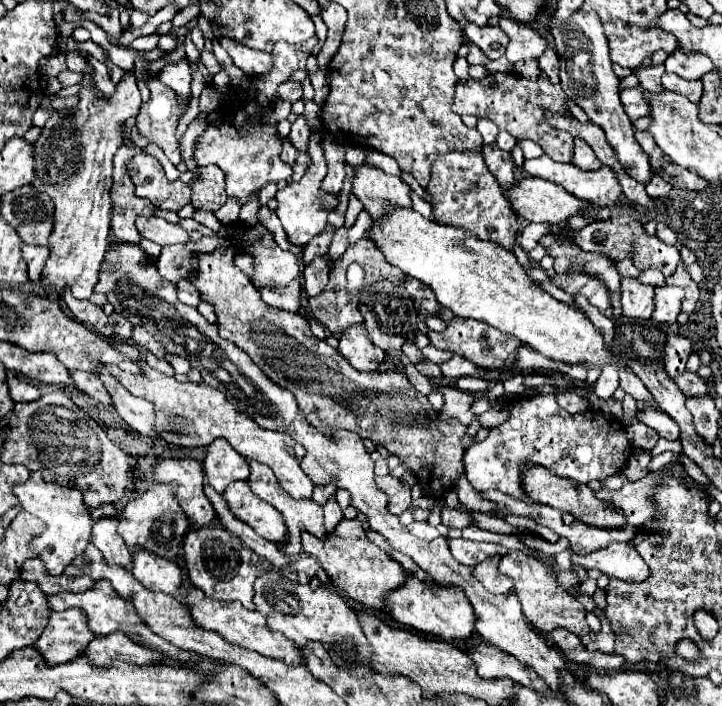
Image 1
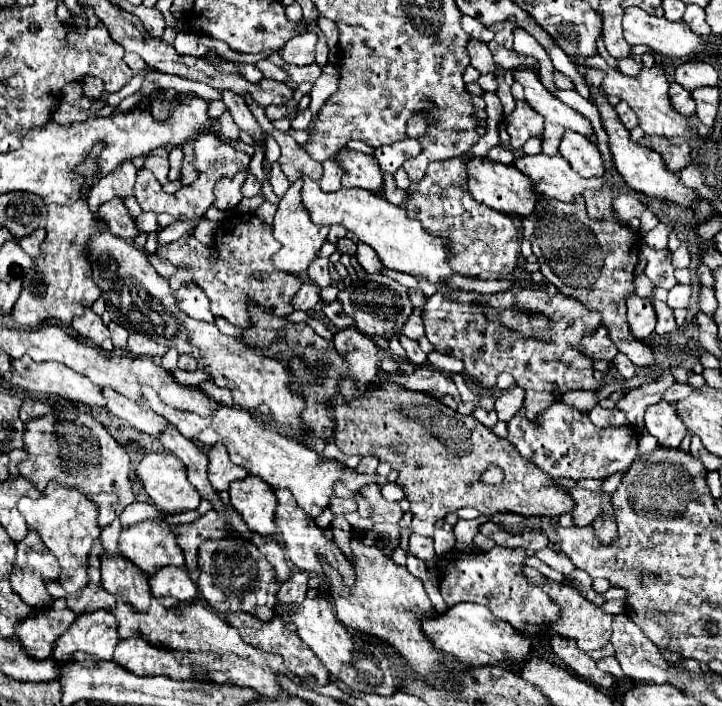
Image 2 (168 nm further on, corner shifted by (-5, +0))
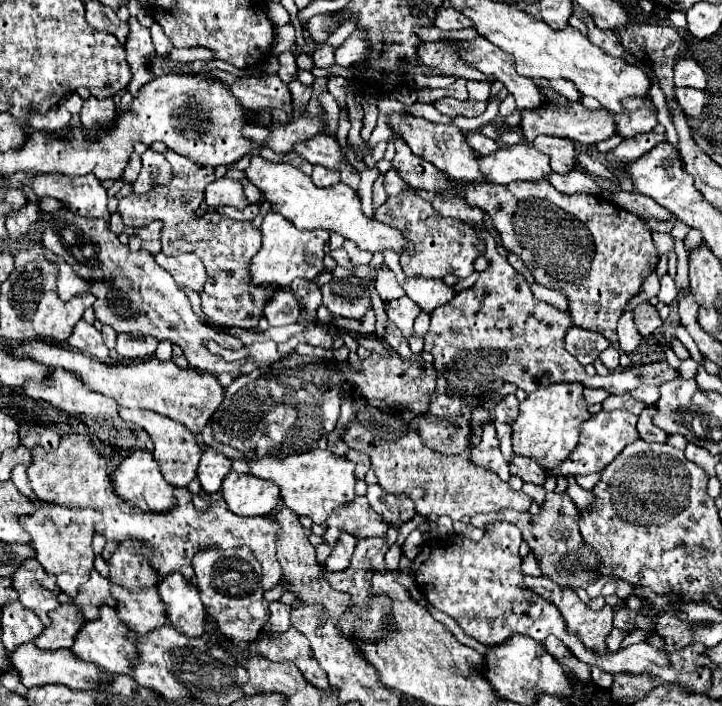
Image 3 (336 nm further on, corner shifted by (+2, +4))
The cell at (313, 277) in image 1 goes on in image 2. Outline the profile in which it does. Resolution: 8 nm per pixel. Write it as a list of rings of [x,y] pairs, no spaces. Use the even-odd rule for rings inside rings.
[[[304,283],[300,291],[292,297],[292,307],[296,311],[310,311],[320,303],[320,289],[316,285]]]

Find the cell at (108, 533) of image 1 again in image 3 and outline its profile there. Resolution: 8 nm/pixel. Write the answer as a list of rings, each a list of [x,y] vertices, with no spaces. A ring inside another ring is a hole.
[[[111,581],[109,589],[117,601],[115,611],[129,629],[143,635],[165,623],[165,607],[161,607],[161,599],[155,587],[131,591]]]

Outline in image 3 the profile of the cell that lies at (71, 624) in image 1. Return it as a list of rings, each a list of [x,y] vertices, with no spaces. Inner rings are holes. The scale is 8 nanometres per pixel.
[[[101,605],[99,619],[83,623],[79,633],[75,635],[75,643],[71,647],[71,653],[81,661],[95,663],[105,673],[111,673],[111,675],[113,673],[129,673],[129,659],[127,657],[135,653],[135,635],[137,635],[135,631],[131,631],[129,627],[125,627],[125,623],[121,623],[121,619],[117,617],[113,607]]]

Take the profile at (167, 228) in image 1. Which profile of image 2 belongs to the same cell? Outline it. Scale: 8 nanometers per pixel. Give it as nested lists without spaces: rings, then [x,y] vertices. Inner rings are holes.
[[[110,199],[108,203],[100,205],[98,219],[106,223],[112,235],[120,235],[120,239],[134,239],[138,235],[134,219],[128,215],[126,207],[122,205],[122,199]]]

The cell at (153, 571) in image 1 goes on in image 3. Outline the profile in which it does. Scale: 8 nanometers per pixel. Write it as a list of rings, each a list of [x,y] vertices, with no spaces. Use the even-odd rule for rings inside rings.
[[[169,573],[157,585],[161,601],[167,605],[167,623],[189,637],[203,635],[205,607],[193,583],[185,581],[179,573]]]

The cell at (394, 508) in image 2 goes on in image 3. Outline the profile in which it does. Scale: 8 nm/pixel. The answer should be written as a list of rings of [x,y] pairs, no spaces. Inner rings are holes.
[[[355,497],[353,503],[337,507],[333,515],[327,519],[327,531],[323,535],[325,543],[317,547],[317,559],[325,563],[341,531],[347,531],[357,539],[361,539],[361,537],[381,537],[387,533],[387,529],[389,523],[385,523],[385,519],[377,511],[373,511],[373,507],[363,497]]]

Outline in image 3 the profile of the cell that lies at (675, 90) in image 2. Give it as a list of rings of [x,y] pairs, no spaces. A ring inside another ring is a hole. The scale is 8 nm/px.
[[[651,97],[629,99],[629,103],[625,103],[625,107],[629,107],[629,115],[613,115],[619,123],[619,127],[617,127],[619,135],[623,135],[623,137],[641,135],[641,133],[649,133],[657,127],[657,107],[651,101]]]

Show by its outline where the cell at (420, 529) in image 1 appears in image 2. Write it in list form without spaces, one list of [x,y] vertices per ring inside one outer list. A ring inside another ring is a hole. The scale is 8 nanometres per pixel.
[[[412,533],[409,539],[408,551],[410,555],[422,559],[422,561],[432,561],[436,557],[433,547],[433,539]]]

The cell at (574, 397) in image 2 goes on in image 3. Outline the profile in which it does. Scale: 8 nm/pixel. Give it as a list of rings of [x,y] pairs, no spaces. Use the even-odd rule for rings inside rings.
[[[585,387],[585,389],[583,389],[583,397],[585,397],[585,403],[587,403],[587,405],[603,403],[603,401],[609,397],[609,391],[605,391],[605,389],[589,389],[589,387]]]

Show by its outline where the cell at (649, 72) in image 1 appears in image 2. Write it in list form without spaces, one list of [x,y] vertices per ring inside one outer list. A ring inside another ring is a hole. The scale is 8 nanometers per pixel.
[[[628,55],[624,59],[618,59],[618,69],[624,75],[638,75],[642,69],[642,59],[638,55]]]

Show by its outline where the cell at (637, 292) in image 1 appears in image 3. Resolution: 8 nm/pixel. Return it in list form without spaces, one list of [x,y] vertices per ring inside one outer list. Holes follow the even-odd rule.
[[[625,311],[619,319],[619,325],[617,325],[617,335],[619,335],[619,343],[621,343],[621,349],[625,353],[631,353],[635,351],[635,347],[641,343],[641,335],[633,323],[633,311]]]

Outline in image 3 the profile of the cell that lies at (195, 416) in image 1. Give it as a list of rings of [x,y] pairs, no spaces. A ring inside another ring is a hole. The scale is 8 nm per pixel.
[[[313,449],[305,453],[291,453],[285,457],[273,451],[259,457],[255,451],[251,451],[245,459],[251,475],[273,481],[281,489],[283,503],[297,515],[315,519],[315,523],[327,521],[335,507],[345,505],[355,497],[355,463],[347,461],[345,457],[335,457],[329,449]]]

